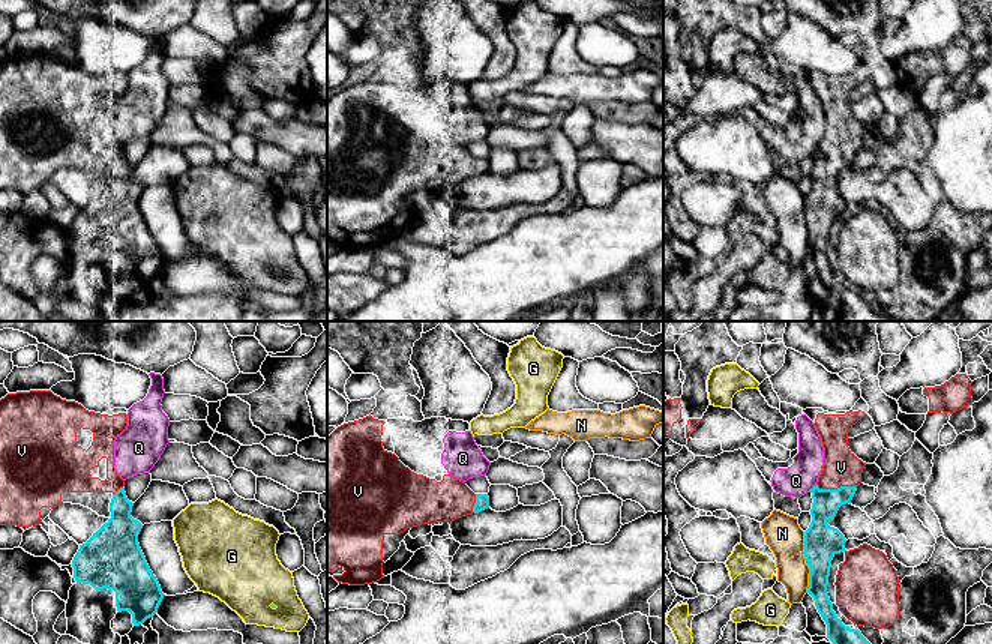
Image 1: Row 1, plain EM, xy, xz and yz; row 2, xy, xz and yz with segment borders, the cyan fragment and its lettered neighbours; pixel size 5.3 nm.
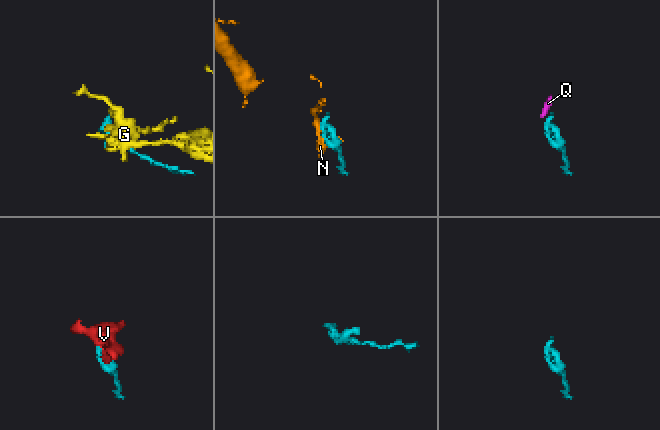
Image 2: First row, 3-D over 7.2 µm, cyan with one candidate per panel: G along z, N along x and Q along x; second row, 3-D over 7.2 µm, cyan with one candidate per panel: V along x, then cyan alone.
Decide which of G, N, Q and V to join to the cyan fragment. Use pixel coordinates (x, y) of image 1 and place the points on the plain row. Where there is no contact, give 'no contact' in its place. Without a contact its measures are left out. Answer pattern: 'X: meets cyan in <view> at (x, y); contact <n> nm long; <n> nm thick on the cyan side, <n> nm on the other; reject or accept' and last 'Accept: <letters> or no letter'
G: meets cyan in xy at (273, 270); contact 50 nm long; 20 nm thick on the cyan side, 380 nm on the other; reject
N: meets cyan in yz at (806, 225); contact 320 nm long; 190 nm thick on the cyan side, 200 nm on the other; reject
Q: meets cyan in yz at (812, 152); contact 60 nm long; 140 nm thick on the cyan side, 170 nm on the other; reject
V: meets cyan in yz at (838, 152); contact 220 nm long; 140 nm thick on the cyan side, 190 nm on the other; accept
Accept: V

